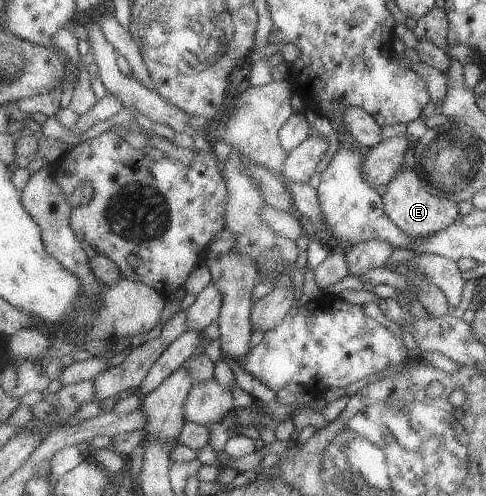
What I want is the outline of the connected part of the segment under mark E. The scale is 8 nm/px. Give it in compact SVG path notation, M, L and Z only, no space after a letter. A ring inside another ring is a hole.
M403 166L386 185L386 192L383 197L388 216L396 224L399 224L399 227L405 230L414 240L436 234L461 218L457 203L444 197L433 195L424 186L415 167Z

